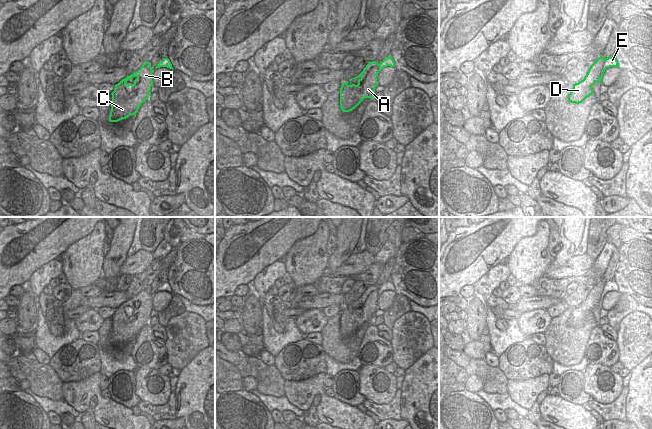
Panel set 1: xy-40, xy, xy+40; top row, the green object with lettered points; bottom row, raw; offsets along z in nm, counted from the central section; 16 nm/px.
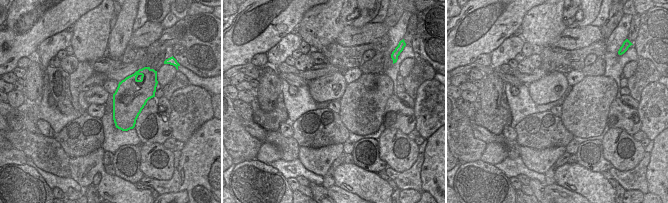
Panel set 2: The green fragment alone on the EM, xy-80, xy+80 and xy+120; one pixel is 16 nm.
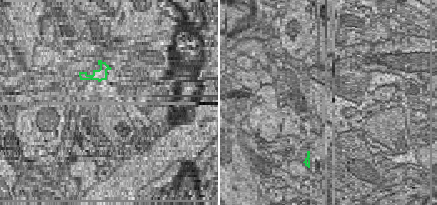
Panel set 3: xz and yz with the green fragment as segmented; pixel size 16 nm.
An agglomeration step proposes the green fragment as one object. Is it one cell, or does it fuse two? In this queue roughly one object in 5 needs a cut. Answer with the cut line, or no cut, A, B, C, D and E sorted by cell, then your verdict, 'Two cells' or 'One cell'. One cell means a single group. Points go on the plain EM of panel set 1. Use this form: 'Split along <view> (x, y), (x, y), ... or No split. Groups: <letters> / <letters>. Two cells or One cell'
No split. Groups: A B C D E. One cell.

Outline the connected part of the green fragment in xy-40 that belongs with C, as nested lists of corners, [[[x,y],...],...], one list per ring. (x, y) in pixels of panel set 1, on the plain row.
[[[144,286],[135,297],[115,309],[109,339],[110,346],[118,346],[136,337],[143,326],[149,323],[153,310],[153,294],[150,286]]]

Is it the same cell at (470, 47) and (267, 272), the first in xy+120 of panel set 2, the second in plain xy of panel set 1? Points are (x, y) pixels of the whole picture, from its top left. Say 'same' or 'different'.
different

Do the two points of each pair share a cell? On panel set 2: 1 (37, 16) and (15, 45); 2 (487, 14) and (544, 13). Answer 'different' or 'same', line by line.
1: same
2: different

